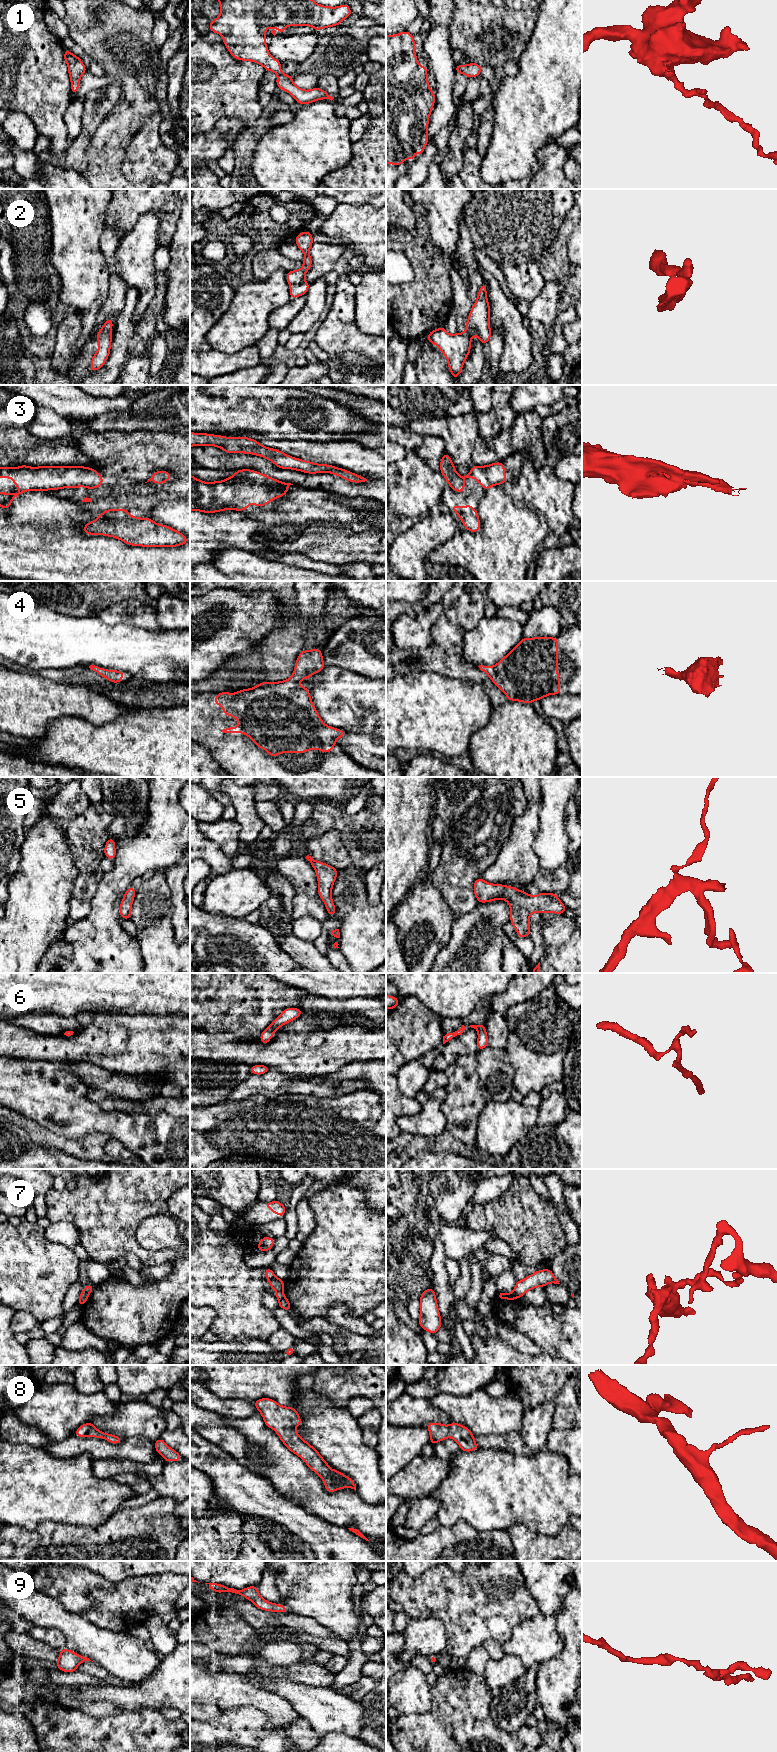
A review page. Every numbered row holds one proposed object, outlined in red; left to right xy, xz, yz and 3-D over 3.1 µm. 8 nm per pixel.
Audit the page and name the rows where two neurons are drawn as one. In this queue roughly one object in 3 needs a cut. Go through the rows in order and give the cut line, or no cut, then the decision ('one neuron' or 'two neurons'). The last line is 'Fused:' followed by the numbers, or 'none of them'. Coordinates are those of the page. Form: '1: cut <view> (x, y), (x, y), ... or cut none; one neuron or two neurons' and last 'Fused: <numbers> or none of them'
1: cut none; one neuron
2: cut none; one neuron
3: cut none; one neuron
4: cut none; one neuron
5: cut none; one neuron
6: cut none; one neuron
7: cut xy (83, 1289), (88, 1295); two neurons
8: cut none; one neuron
9: cut none; one neuron
Fused: 7

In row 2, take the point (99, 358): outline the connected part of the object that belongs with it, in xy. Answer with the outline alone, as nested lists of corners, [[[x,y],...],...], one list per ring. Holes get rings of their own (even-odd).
[[[110,317],[97,332],[97,341],[100,346],[91,359],[90,370],[92,373],[103,367],[109,357],[112,342],[112,326],[113,318]]]

